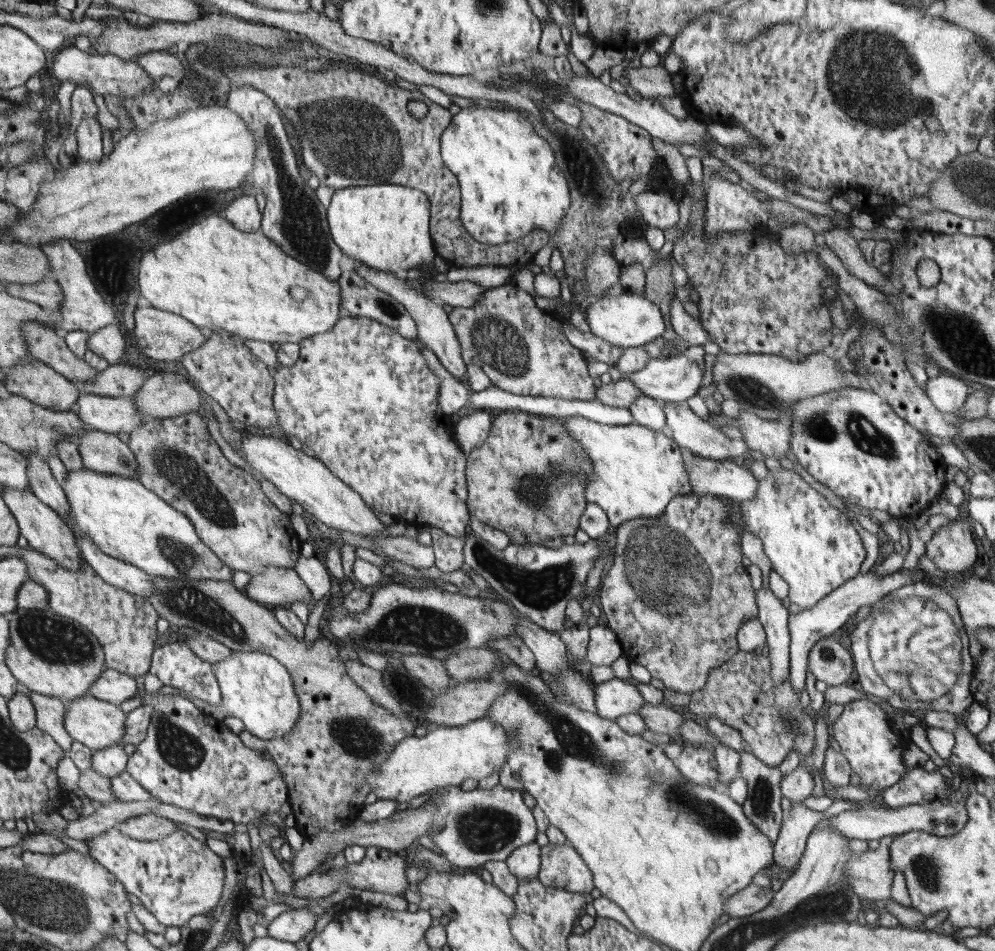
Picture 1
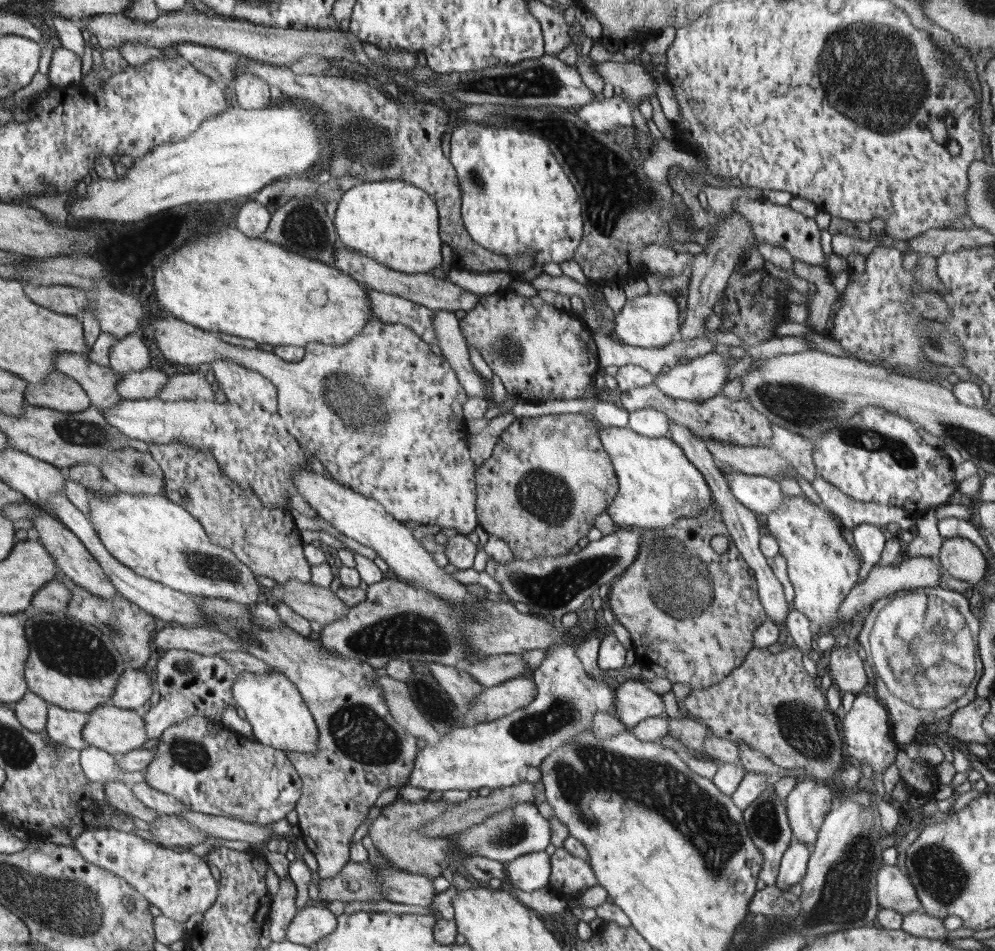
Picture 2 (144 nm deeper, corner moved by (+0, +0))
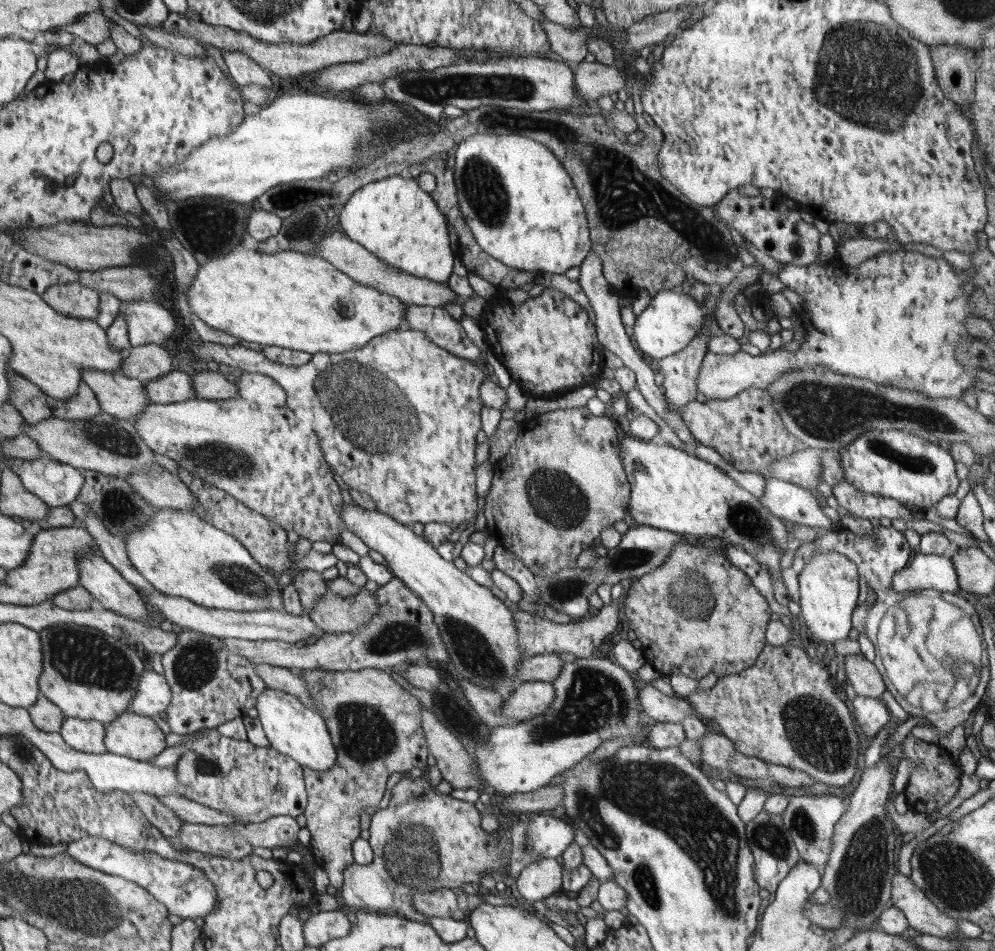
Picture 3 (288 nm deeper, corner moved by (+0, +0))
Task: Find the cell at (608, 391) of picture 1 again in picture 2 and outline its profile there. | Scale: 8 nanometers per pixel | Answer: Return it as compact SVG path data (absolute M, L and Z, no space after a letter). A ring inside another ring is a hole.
M651 382L647 386L631 388L627 392L621 392L619 400L621 408L627 412L639 410L639 408L653 408L657 412L663 412L669 420L675 420L677 424L689 428L695 438L705 438L705 440L717 440L717 442L727 442L735 446L765 446L769 448L773 444L773 428L767 416L757 412L749 400L729 400L721 394L705 400L703 404L695 404L689 400L675 400L663 392Z

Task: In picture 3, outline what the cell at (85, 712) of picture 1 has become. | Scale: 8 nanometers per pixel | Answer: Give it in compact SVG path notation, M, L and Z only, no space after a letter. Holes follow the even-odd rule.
M131 710L123 712L117 720L107 722L105 728L107 734L103 740L109 754L147 762L167 748L165 734L157 728L157 724L147 716L133 714Z

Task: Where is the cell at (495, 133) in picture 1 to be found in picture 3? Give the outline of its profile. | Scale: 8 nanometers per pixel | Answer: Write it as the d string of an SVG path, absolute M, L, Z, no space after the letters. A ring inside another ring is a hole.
M475 134L457 146L453 162L459 208L463 208L467 226L481 250L509 270L537 272L537 276L565 274L575 266L581 268L581 262L591 252L587 214L571 176L545 144L523 136Z

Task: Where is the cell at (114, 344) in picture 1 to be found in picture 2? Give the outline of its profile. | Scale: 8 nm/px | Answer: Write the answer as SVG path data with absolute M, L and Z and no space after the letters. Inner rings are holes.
M129 334L125 338L119 338L109 352L109 366L117 374L143 372L143 370L151 368L149 360L151 360L149 348L145 346L145 342L137 334Z

